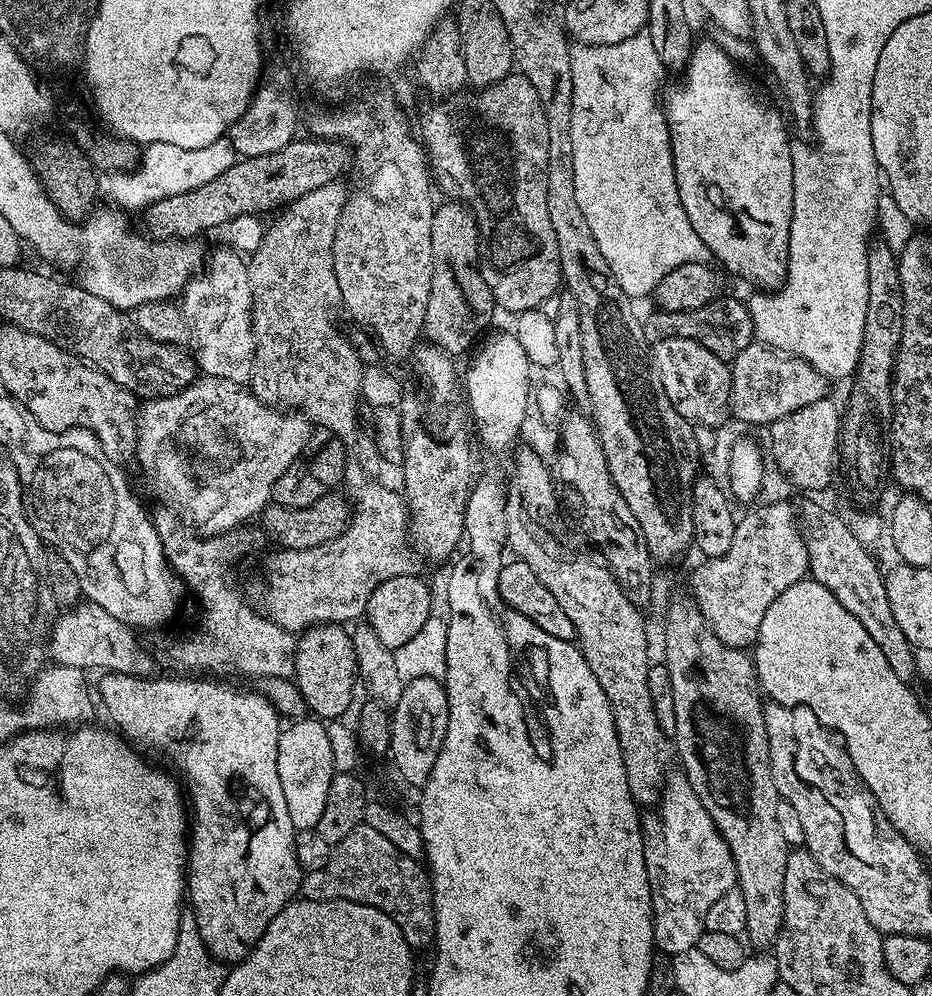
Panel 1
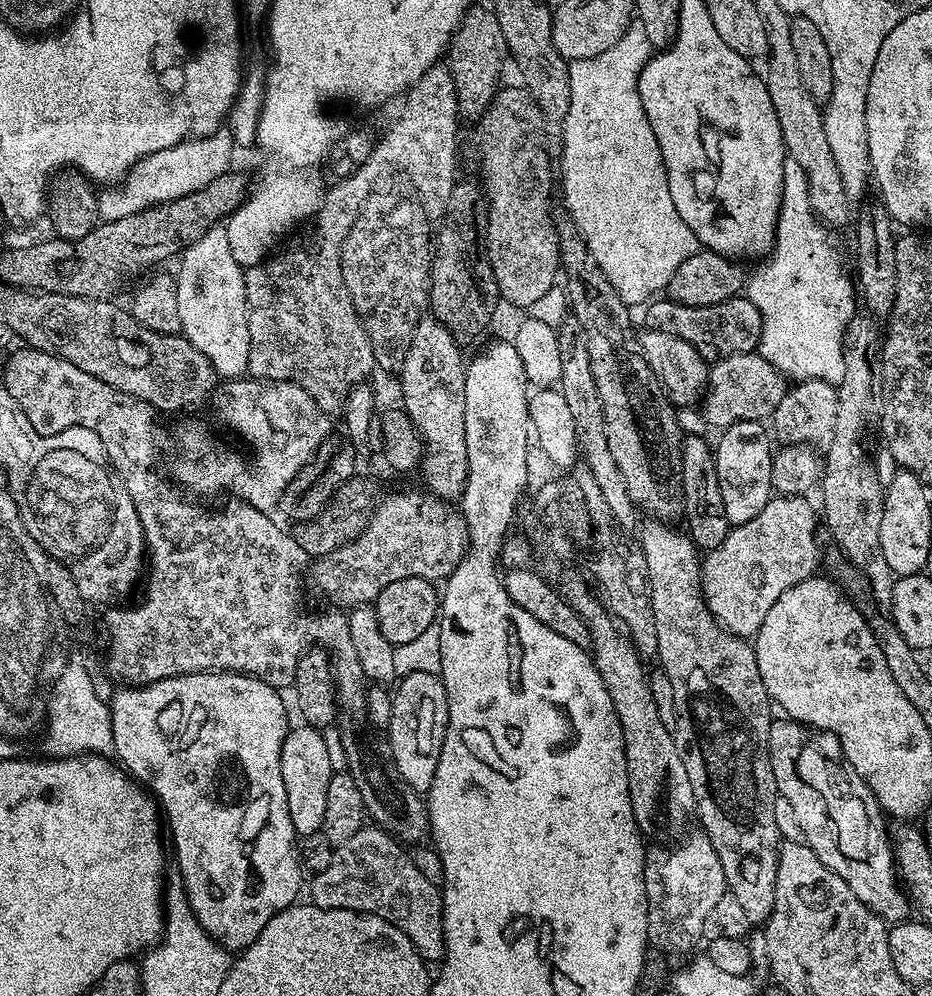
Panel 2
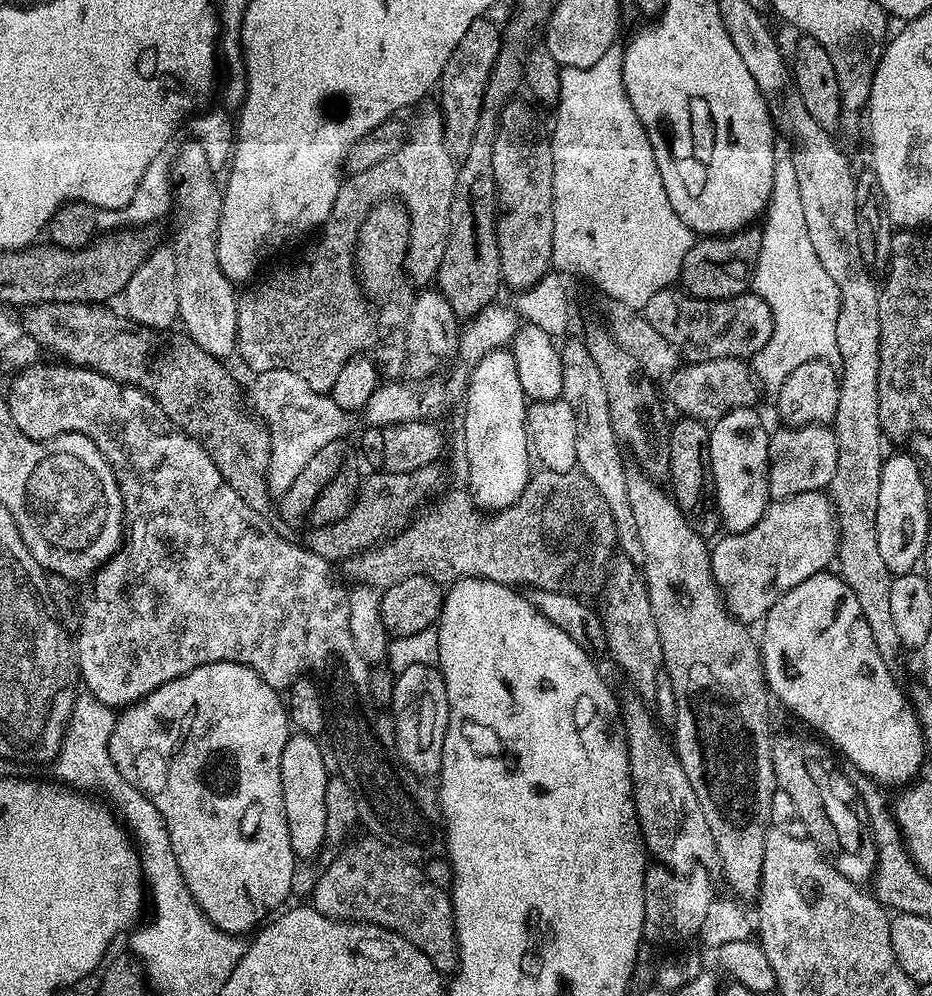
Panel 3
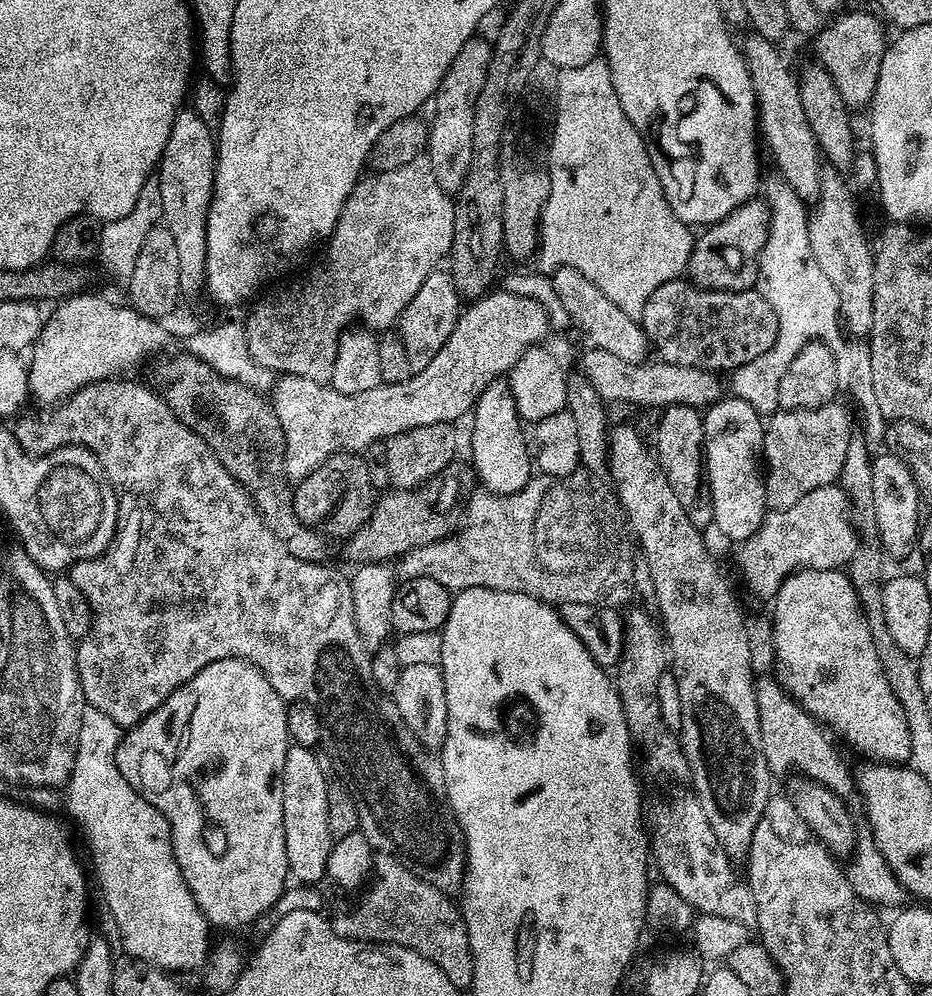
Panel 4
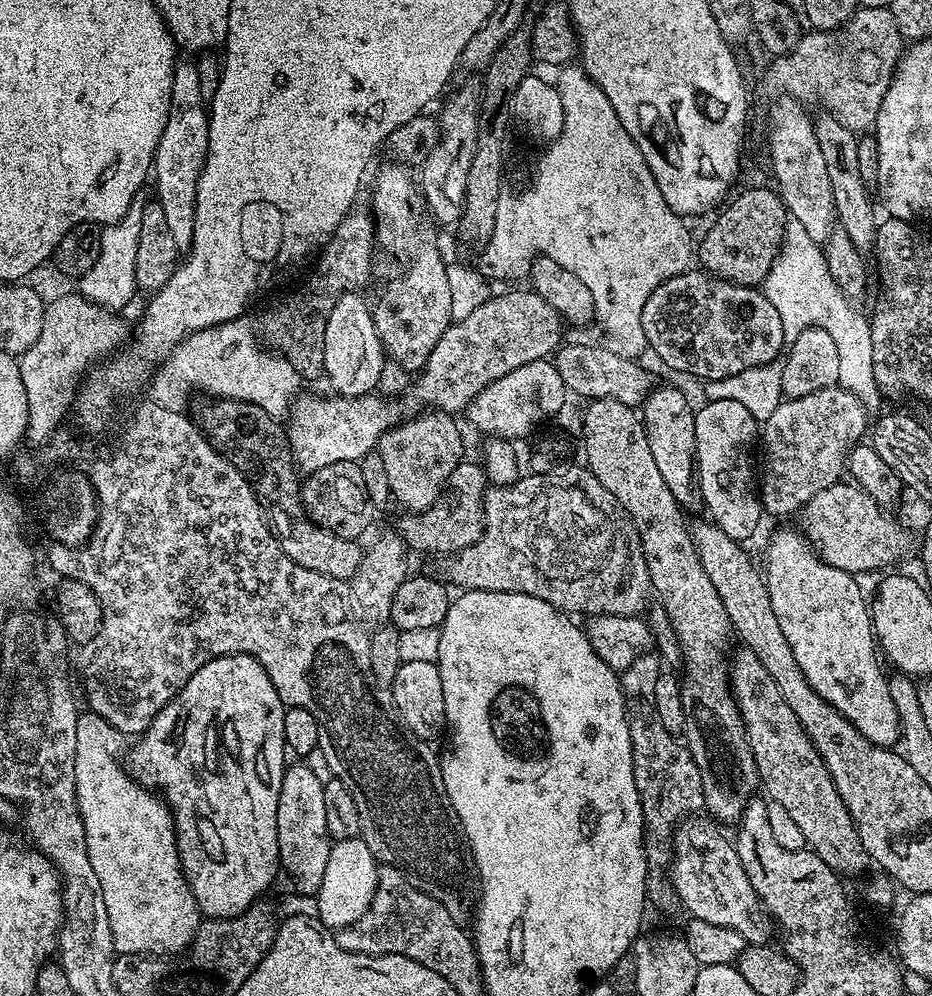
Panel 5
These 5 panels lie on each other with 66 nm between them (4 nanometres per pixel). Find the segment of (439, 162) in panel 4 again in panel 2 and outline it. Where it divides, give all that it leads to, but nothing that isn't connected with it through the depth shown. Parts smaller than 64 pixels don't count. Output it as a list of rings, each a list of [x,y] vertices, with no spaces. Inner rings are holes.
[[[474,7],[460,19],[460,26],[446,49],[446,66],[452,73],[461,117],[478,118],[487,110],[501,83],[500,71],[504,68],[504,60],[506,64],[509,56],[508,43],[502,34],[502,26],[498,26],[498,18],[491,7]]]

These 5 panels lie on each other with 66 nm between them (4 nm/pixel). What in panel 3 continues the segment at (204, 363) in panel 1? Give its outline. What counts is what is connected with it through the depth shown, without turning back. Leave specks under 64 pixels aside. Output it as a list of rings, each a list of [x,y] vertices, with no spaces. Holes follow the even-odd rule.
[[[199,142],[184,144],[174,156],[174,217],[180,229],[176,232],[176,265],[178,266],[178,310],[180,311],[179,323],[184,324],[183,331],[202,350],[211,356],[228,358],[238,348],[236,335],[238,334],[238,314],[240,301],[238,299],[237,285],[226,278],[222,266],[218,262],[216,253],[216,231],[220,225],[220,211],[224,205],[224,194],[221,185],[216,184],[217,173],[210,166],[210,158],[206,154],[204,145]]]

